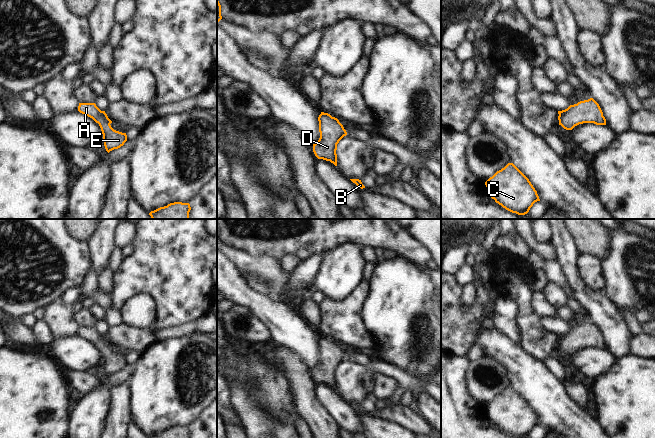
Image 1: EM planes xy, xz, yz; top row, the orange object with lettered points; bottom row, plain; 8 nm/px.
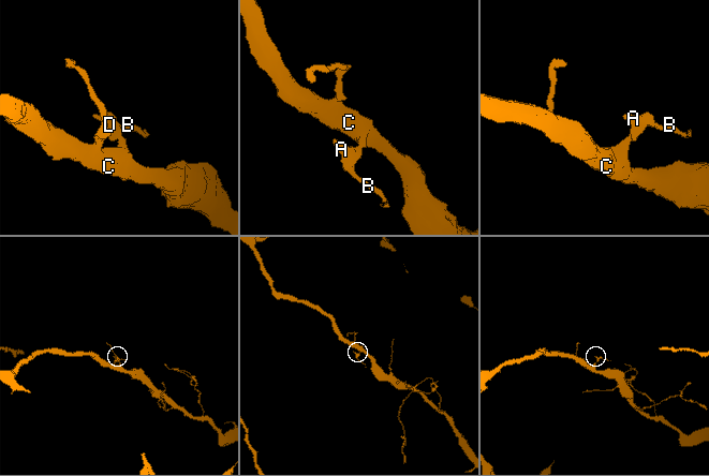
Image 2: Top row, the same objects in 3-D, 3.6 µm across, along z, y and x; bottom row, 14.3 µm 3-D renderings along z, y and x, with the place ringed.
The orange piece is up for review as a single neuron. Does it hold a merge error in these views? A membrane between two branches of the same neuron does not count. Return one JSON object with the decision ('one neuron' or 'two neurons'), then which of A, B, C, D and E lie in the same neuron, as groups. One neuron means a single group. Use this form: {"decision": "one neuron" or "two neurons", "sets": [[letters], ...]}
{"decision": "one neuron", "sets": [["A", "B", "C", "D", "E"]]}

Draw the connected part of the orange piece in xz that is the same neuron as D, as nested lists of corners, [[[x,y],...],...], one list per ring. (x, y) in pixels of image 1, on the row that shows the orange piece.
[[[321,112],[318,121],[320,138],[313,144],[313,152],[318,159],[330,161],[337,166],[337,144],[347,132],[339,120],[328,113]]]

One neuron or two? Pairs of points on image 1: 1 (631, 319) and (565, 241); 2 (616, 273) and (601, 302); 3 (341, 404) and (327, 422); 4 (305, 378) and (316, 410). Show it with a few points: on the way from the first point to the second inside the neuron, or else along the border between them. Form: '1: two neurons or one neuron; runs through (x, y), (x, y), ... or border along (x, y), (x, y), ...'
1: two neurons; border along (616, 308), (622, 315), (631, 333)
2: two neurons; border along (604, 293), (617, 307)
3: two neurons; border along (317, 397), (322, 406), (341, 426)
4: one neuron; runs through (305, 386), (305, 399), (308, 402)

